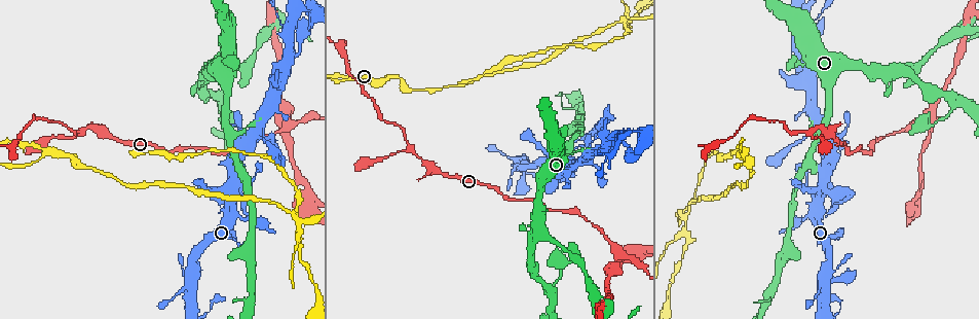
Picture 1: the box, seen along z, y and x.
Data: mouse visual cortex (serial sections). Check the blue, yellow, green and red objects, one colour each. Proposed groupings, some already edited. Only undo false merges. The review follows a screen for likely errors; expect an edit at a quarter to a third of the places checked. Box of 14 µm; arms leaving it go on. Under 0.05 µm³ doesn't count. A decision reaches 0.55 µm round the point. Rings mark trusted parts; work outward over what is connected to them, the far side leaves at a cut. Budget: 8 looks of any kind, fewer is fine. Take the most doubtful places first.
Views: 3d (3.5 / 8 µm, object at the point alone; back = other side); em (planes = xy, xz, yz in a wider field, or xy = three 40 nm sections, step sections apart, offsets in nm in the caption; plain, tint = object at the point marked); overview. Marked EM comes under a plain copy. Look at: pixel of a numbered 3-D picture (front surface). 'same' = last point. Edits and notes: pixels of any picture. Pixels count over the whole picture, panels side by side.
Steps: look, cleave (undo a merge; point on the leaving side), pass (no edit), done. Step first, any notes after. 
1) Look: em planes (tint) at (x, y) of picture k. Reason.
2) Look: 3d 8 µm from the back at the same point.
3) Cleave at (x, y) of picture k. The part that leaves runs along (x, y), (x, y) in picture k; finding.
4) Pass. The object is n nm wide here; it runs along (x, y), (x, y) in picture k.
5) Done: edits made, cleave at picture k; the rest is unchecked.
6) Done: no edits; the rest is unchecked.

Look: 3d 8 µm at (623, 21) of picture 1. Arms part here.

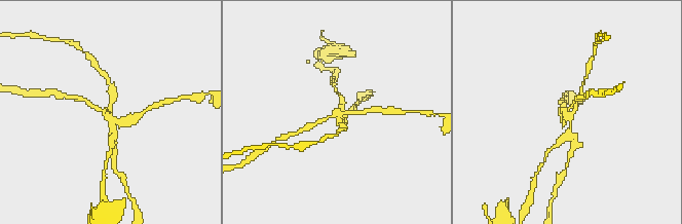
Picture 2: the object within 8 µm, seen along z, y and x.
Look: em planes (tint) at (336, 118) of picture 2. 4 arms meet here; the arms are 150, 150, 200, 250 nm wide; need the tissue.

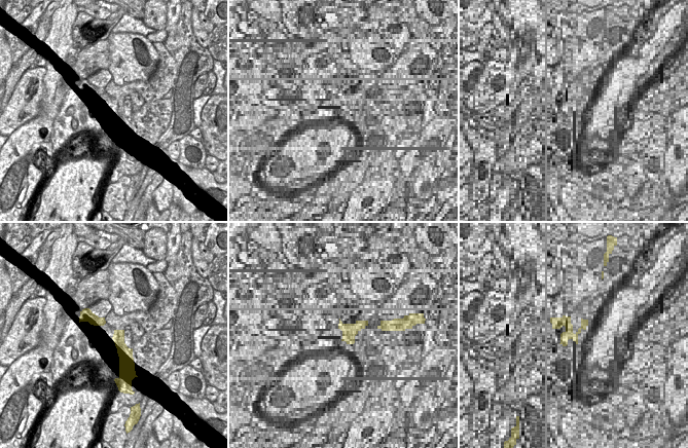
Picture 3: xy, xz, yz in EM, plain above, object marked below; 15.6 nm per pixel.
Cleave at (574, 141) of picture 2. Two cells meet here.

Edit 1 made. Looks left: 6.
Look: 3d 3.5 µm at (613, 264) of picture 1. Looks like a crossing.

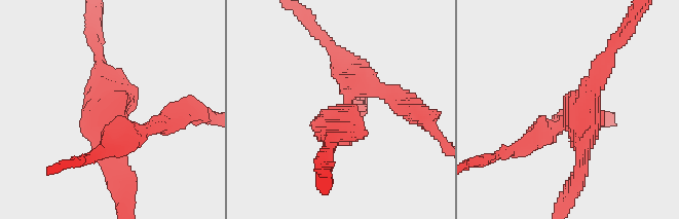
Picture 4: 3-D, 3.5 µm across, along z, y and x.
Cleave at (586, 146) of picture 4. The part that leaves runs along (563, 125), (581, 132), (563, 204) in picture 4; two cells meet here.

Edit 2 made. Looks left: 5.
Look: overview.

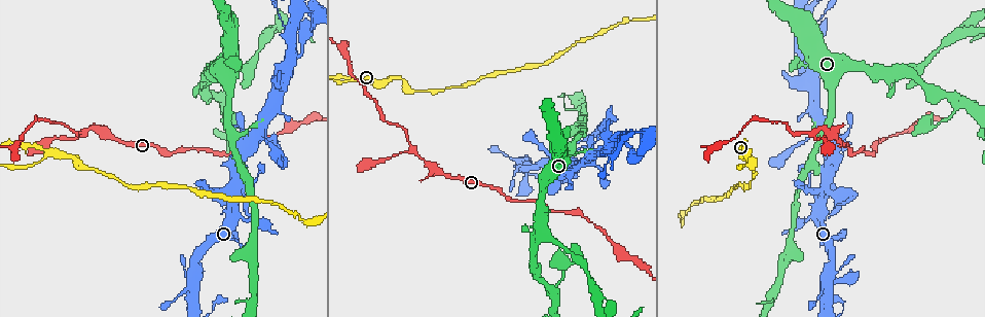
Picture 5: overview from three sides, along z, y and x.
Look: 3d 3.5 µm at (233, 213) of picture 5. Sharp bend.

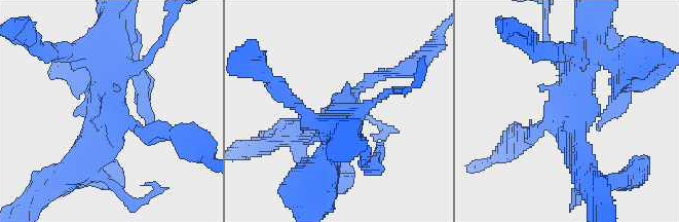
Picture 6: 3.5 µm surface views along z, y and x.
Look: em xy step 3 (tint) at (110, 110) of picture 6.

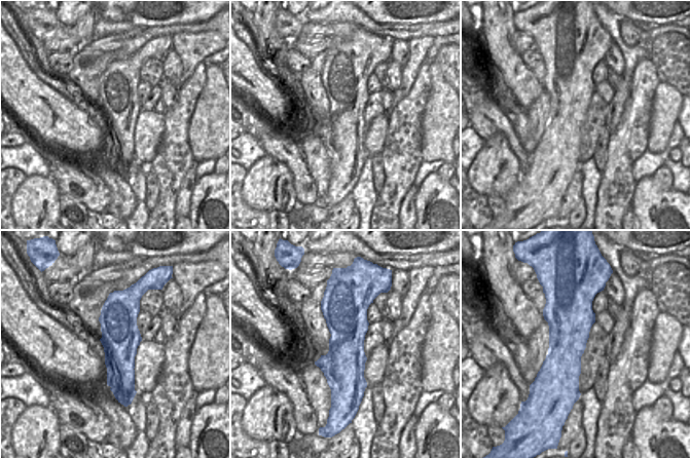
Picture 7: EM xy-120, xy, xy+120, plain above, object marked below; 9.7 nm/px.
Pass. It runs along (81, 170), (109, 109), (109, 43) in picture 6; all the same cell.

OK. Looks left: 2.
Done: edits made, cleave at picture 2, cleave at picture 4; the rest is unchecked.

